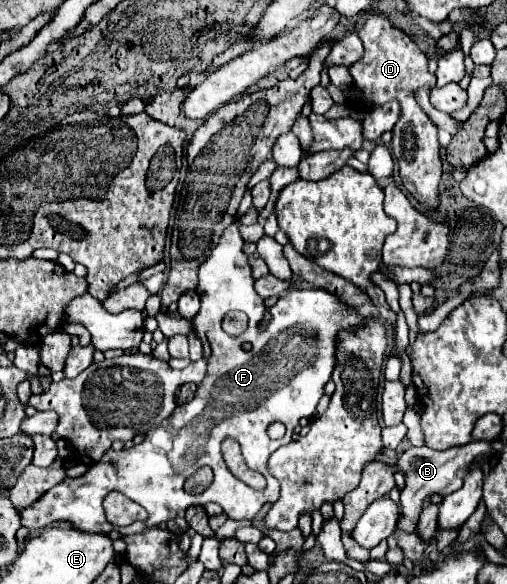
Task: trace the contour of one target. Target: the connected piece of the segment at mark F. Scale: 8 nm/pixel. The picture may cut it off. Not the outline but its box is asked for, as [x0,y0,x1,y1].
[22,223,370,535]

